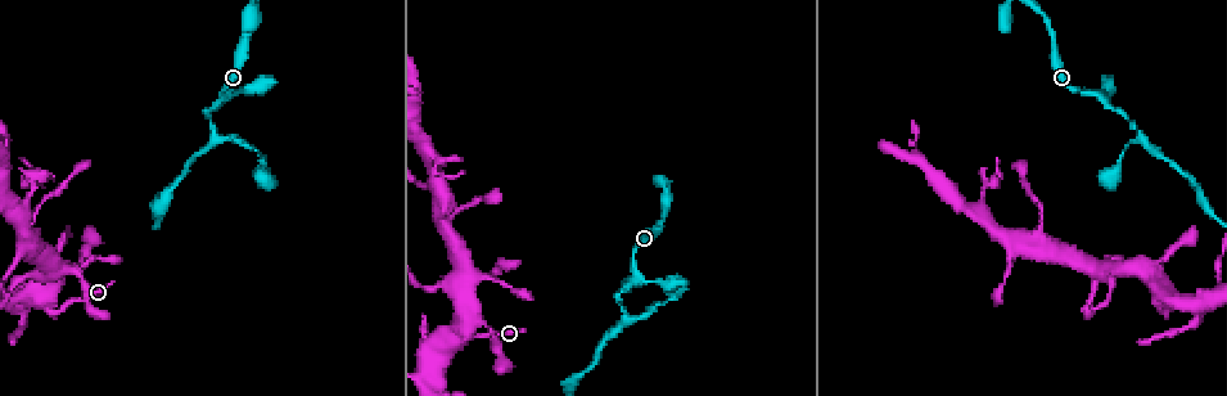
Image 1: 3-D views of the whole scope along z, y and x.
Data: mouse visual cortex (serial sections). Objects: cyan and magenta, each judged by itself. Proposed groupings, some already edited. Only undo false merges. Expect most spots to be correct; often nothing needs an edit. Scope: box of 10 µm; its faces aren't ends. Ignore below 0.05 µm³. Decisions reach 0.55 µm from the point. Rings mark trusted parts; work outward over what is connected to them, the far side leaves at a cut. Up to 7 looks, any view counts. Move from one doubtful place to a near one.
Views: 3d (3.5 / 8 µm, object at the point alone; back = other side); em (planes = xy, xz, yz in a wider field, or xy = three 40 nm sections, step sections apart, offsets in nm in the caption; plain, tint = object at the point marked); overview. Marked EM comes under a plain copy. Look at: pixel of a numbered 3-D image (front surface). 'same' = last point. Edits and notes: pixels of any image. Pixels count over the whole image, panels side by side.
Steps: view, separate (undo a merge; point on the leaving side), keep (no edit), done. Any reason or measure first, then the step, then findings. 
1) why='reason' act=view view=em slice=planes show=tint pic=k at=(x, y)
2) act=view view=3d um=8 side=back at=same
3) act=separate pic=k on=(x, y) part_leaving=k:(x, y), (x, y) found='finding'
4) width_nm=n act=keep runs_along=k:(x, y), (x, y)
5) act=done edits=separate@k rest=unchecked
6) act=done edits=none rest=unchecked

why='thin neck' act=view view=3d um=3.5 pic=1 at=(1104, 90)

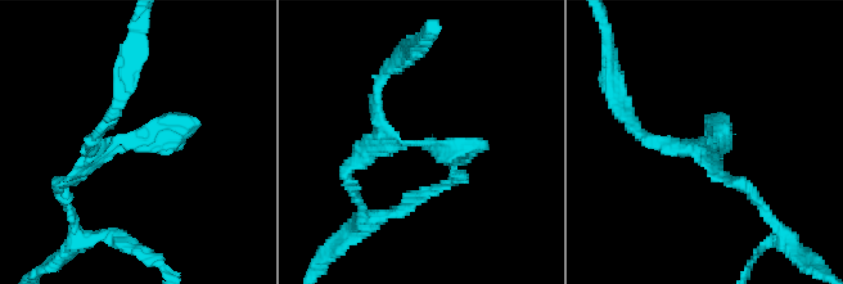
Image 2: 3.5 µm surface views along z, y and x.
act=view view=em slice=xy step=1 show=tint pic=2 at=(131, 147)

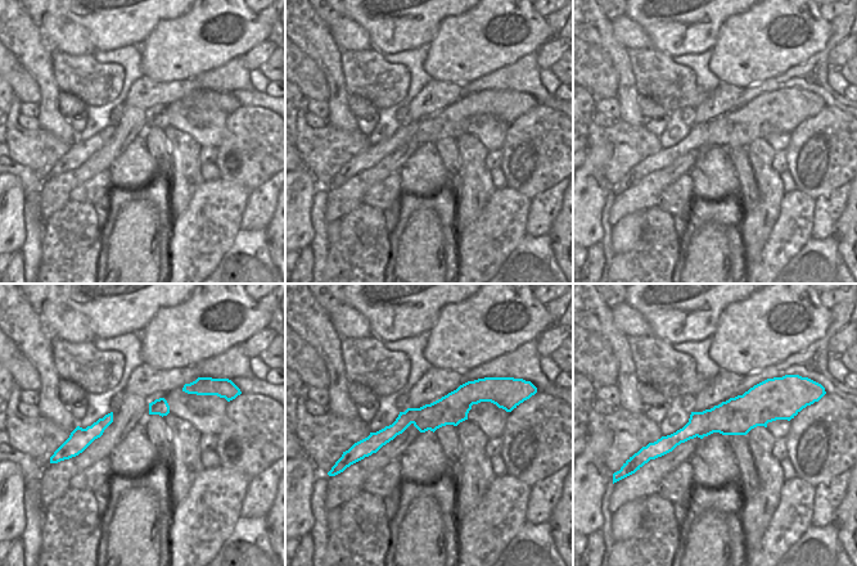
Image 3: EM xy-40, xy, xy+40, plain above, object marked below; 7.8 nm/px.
width_nm=240 act=keep runs_along=2:(378, 86), (378, 122), (405, 145), (488, 148) found='all the same cell'

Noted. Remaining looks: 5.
why='thin arm on a thick one' act=view view=3d um=3.5 pic=1 at=(1102, 269)

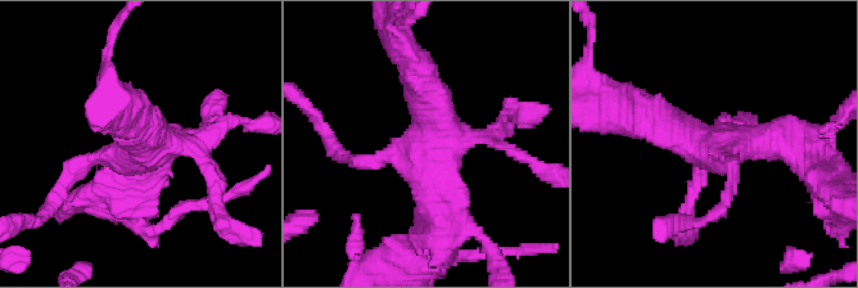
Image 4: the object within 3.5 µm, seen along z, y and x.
arms=4 arm_widths_nm=150,200,400,500 act=view view=em slice=xy step=5 show=tint pic=4 at=(714, 143)

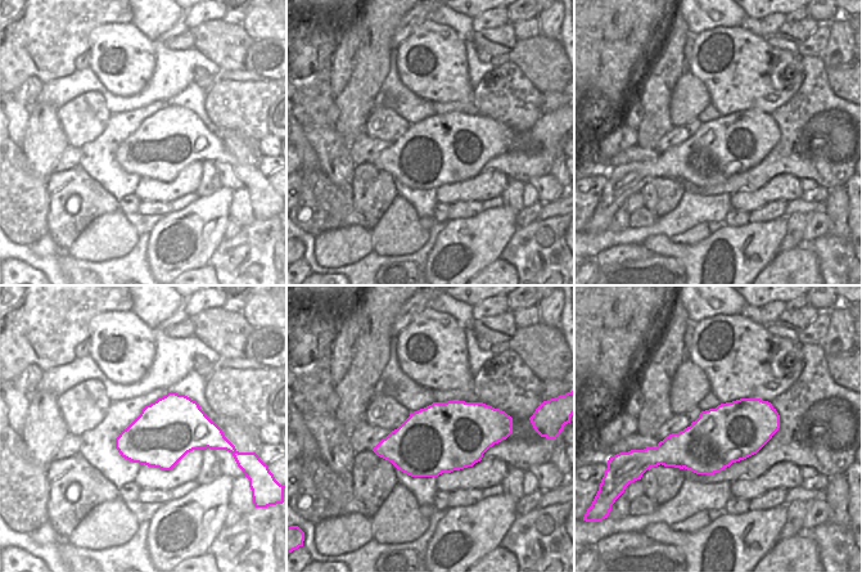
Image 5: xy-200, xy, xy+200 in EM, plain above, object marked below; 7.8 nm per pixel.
width_nm=550 act=keep runs_along=4:(439, 228), (436, 109), (415, 70) found='all the same cell'

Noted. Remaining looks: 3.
why='thin arm on a thick one' act=view view=3d um=3.5 pic=1 at=(22, 215)

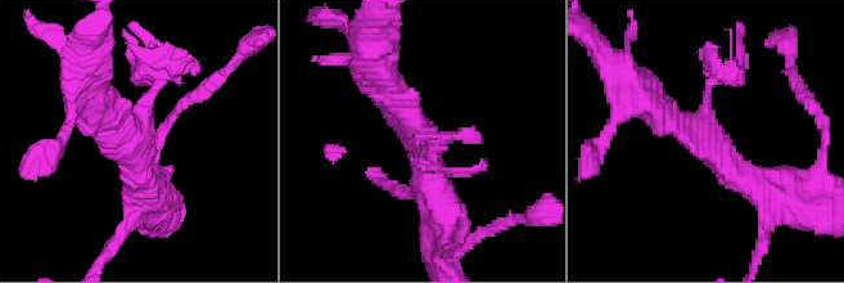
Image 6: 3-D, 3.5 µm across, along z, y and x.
arms=3 arm_widths_nm=100,350,400 act=view view=em slice=xy step=2 show=tint pic=6 at=(419, 131)

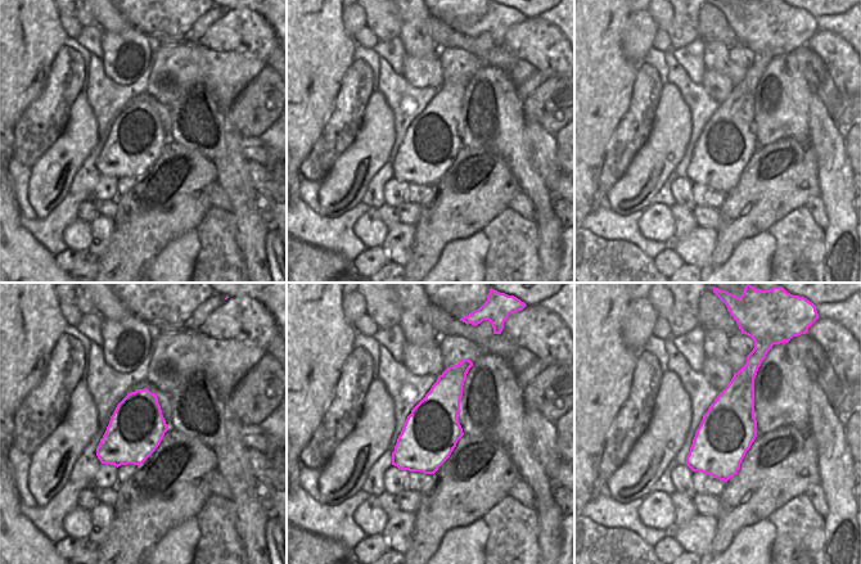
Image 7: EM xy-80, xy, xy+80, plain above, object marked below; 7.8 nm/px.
act=keep runs_along=6:(763, 191), (645, 95) found='continuous, no second cell'

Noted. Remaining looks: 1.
act=done edits=none rest=unchecked

